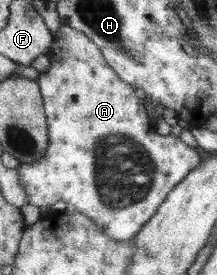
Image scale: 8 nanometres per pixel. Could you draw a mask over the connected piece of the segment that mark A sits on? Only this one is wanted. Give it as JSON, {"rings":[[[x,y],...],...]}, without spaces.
{"rings":[[[61,24],[52,36],[52,43],[45,53],[49,67],[36,79],[49,142],[44,155],[35,163],[18,164],[16,167],[18,183],[26,193],[26,204],[53,209],[72,205],[75,212],[92,220],[96,229],[108,239],[132,240],[143,223],[154,215],[169,191],[188,175],[188,171],[198,167],[200,157],[194,147],[187,146],[176,136],[154,133],[142,101],[136,98],[134,89],[106,65],[93,41],[66,24]]]}

